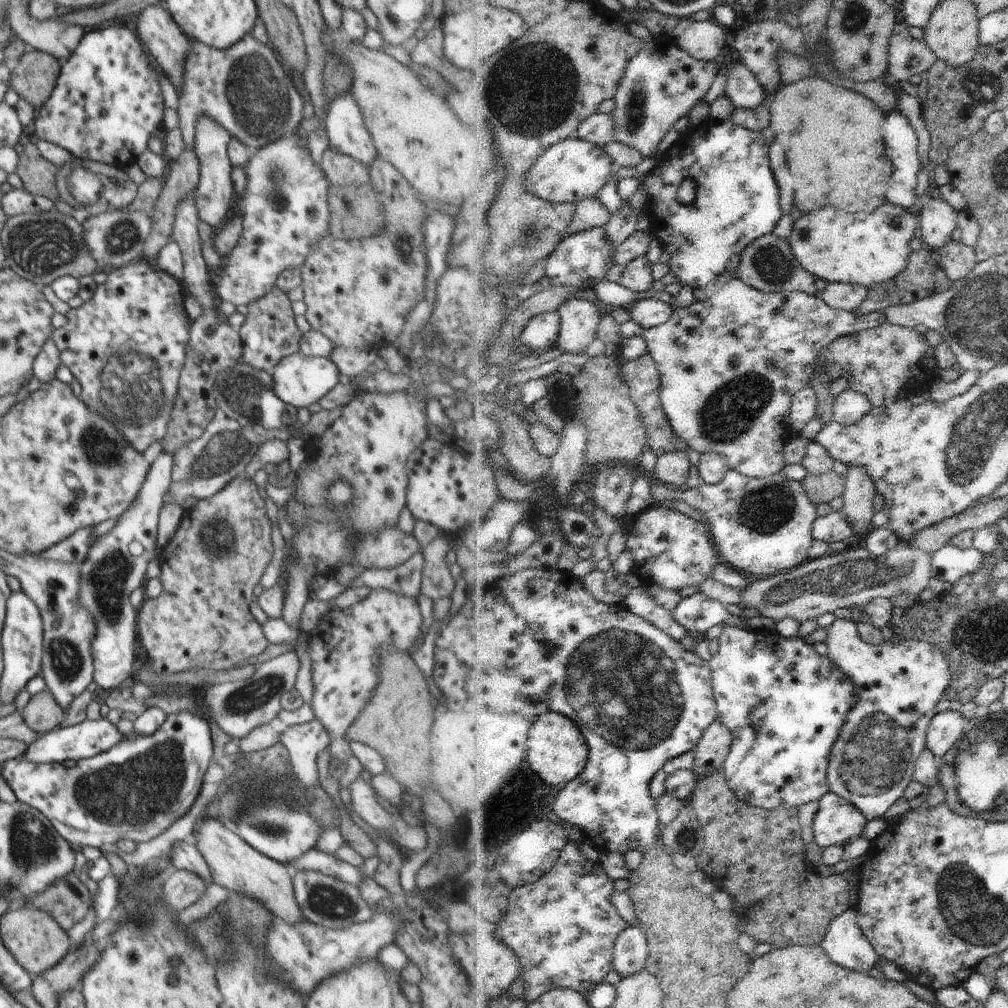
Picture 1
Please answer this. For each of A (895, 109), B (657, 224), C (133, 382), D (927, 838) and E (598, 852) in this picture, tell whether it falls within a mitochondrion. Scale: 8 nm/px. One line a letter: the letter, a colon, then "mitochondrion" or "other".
A: other
B: other
C: mitochondrion
D: other
E: other

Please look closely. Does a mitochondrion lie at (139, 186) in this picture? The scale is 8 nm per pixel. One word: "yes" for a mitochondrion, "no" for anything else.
no

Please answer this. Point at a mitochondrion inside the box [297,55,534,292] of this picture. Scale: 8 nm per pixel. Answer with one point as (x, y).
(403, 242)

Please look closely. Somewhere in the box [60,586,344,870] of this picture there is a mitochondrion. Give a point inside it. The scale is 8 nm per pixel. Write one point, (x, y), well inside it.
(151, 784)

